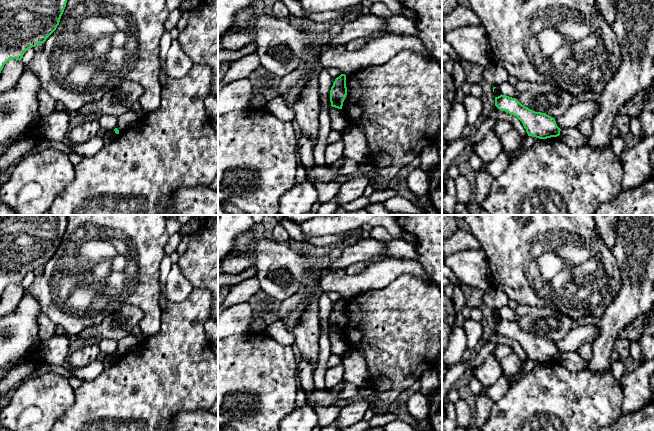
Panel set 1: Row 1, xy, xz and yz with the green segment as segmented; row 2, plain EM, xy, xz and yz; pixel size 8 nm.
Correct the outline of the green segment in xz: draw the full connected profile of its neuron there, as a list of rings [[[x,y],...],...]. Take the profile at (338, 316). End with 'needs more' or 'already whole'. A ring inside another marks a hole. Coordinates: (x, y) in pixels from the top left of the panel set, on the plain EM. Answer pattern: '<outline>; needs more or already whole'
[[[341,298],[337,301],[333,307],[333,310],[330,314],[330,326],[331,330],[342,333],[343,326],[347,319],[347,311],[346,311],[346,299]]]; already whole

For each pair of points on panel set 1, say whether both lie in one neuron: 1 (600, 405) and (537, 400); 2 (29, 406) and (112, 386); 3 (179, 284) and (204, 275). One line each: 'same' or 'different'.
1: same
2: different
3: different

